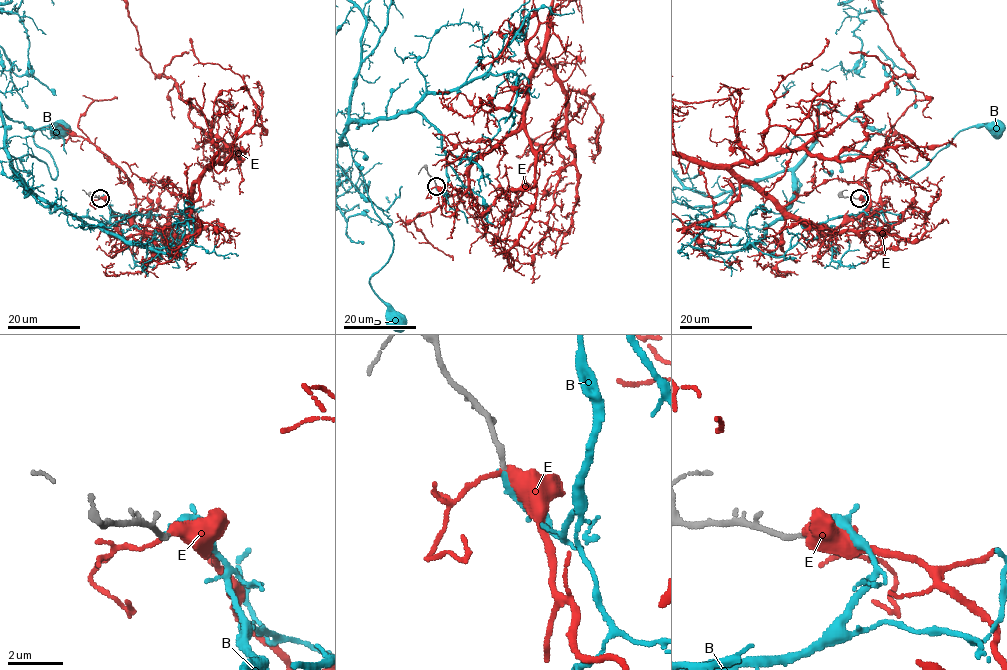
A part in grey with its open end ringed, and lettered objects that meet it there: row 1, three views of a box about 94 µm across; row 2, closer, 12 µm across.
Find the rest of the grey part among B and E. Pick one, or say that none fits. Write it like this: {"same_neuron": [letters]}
{"same_neuron": ["B"]}

